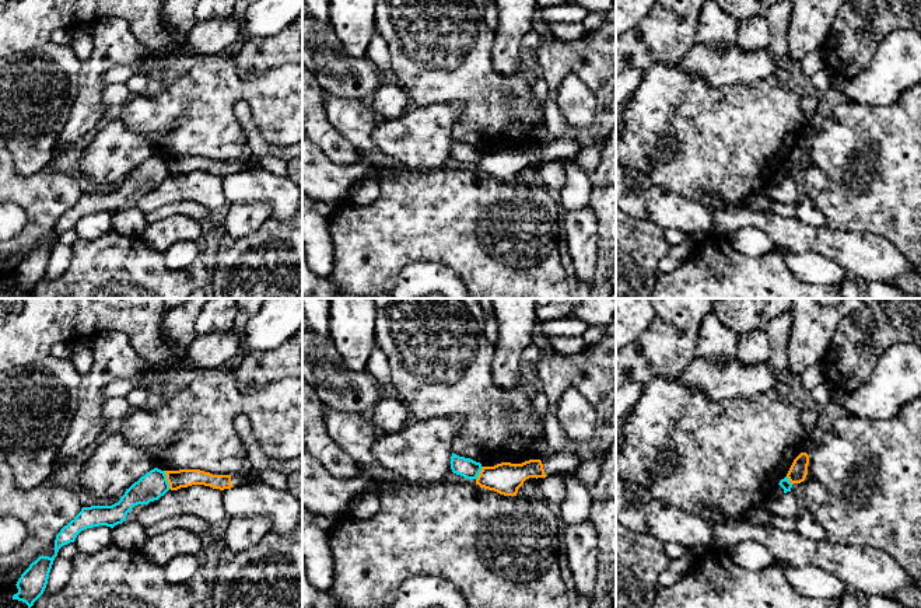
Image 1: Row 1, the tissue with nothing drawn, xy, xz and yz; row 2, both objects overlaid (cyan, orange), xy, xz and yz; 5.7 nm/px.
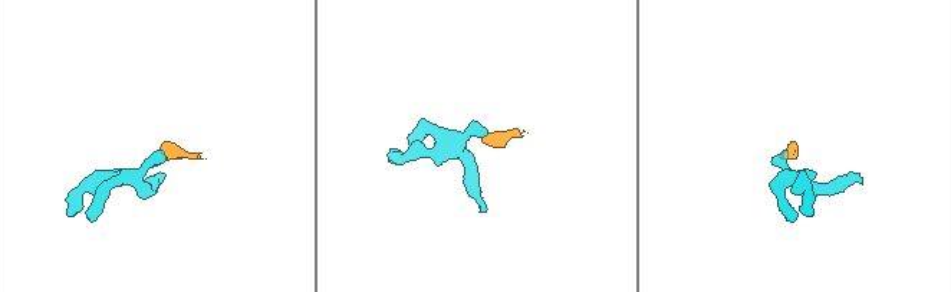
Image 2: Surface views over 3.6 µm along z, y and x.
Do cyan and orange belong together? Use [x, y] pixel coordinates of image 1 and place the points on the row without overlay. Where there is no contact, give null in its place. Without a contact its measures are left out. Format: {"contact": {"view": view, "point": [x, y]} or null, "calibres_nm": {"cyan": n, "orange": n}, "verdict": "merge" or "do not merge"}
{"contact": {"view": "xy", "point": [165, 166]}, "calibres_nm": {"cyan": 160, "orange": 110}, "verdict": "do not merge"}

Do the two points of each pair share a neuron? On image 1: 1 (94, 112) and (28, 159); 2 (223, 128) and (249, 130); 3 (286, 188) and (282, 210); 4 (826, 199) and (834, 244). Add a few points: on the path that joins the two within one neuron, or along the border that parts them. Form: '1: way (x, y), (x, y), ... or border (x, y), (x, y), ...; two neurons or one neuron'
1: border (73, 108), (58, 140); two neurons
2: border (241, 98), (234, 105), (234, 115), (248, 150); two neurons
3: way (284, 194), (284, 205); one neuron
4: border (825, 226), (833, 230), (864, 233); two neurons

